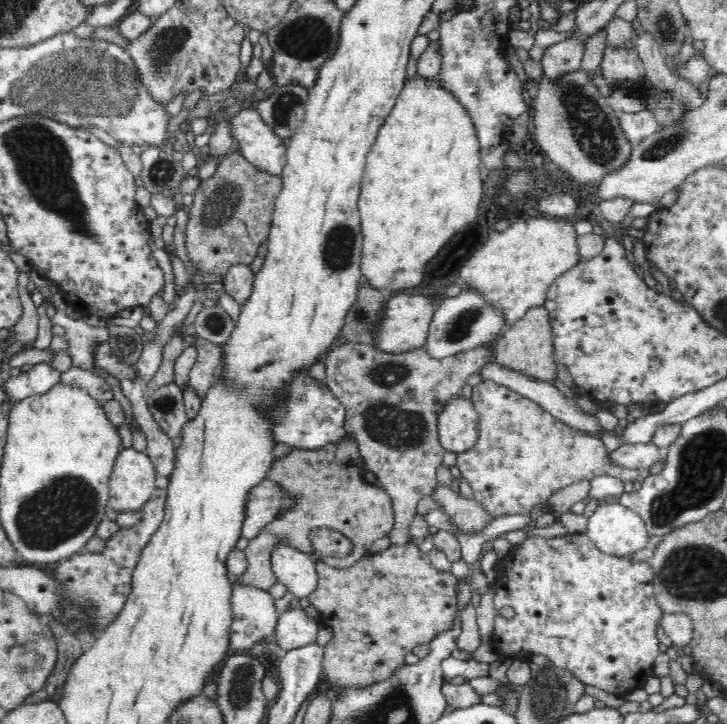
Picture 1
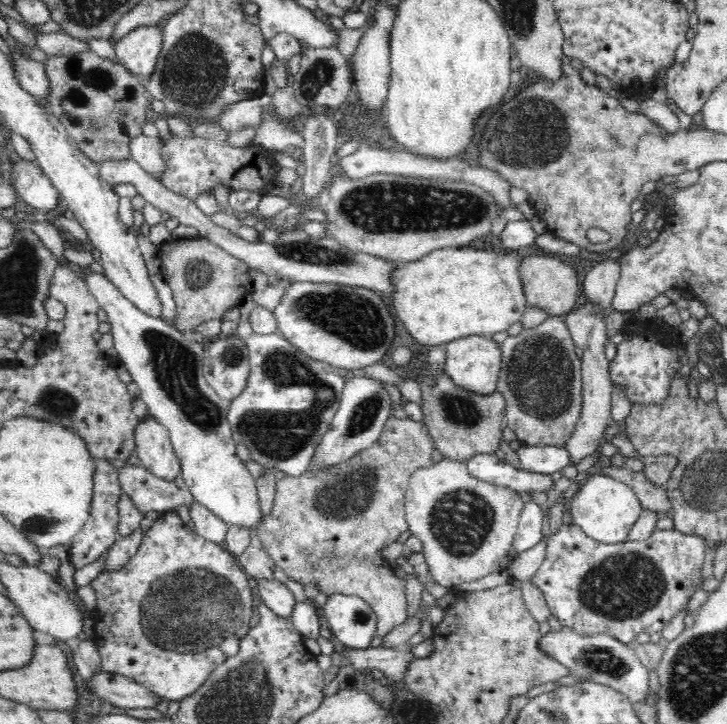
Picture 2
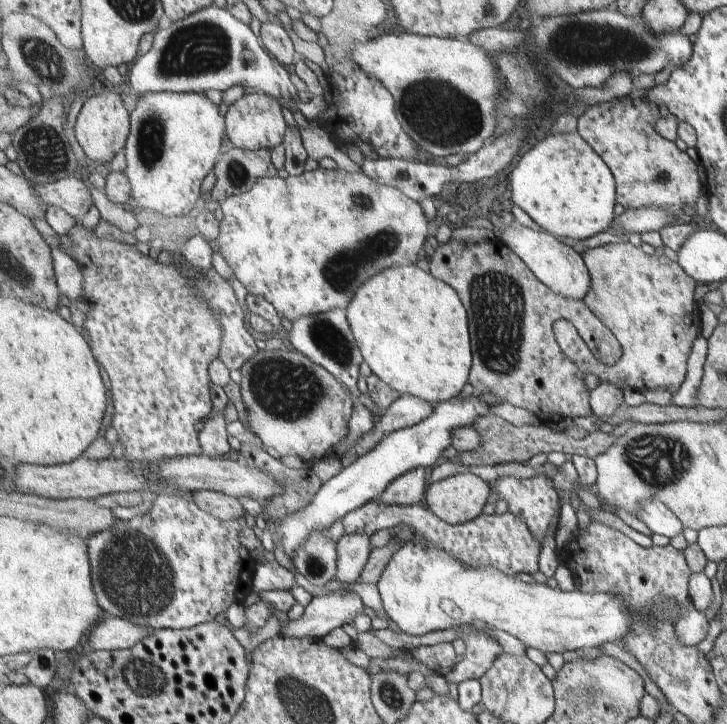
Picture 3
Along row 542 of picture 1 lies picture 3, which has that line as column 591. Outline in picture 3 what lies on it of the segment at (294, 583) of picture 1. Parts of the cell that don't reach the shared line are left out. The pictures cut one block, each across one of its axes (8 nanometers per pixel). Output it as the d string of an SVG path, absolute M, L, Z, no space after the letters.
M492 214L491 222L499 230L504 244L513 250L546 286L568 298L584 300L587 297L592 286L591 274L582 254L577 252L574 246L559 242L555 236L545 230L544 232L533 230L517 221L505 225L501 216L497 214Z

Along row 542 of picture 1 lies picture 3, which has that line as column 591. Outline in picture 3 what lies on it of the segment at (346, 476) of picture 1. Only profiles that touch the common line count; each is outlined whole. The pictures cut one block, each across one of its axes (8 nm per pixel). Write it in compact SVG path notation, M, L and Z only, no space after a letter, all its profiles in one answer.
M617 242L589 249L582 254L592 278L591 290L584 302L603 320L603 323L617 336L622 347L622 356L615 364L606 364L591 350L578 328L569 320L559 320L555 326L555 336L567 358L573 360L583 374L595 376L600 383L609 382L622 391L633 389L637 392L650 391L656 388L677 394L687 376L687 360L693 348L695 338L701 336L701 310L695 292L697 280L694 280L669 256L652 253L647 247L634 246L631 242Z

